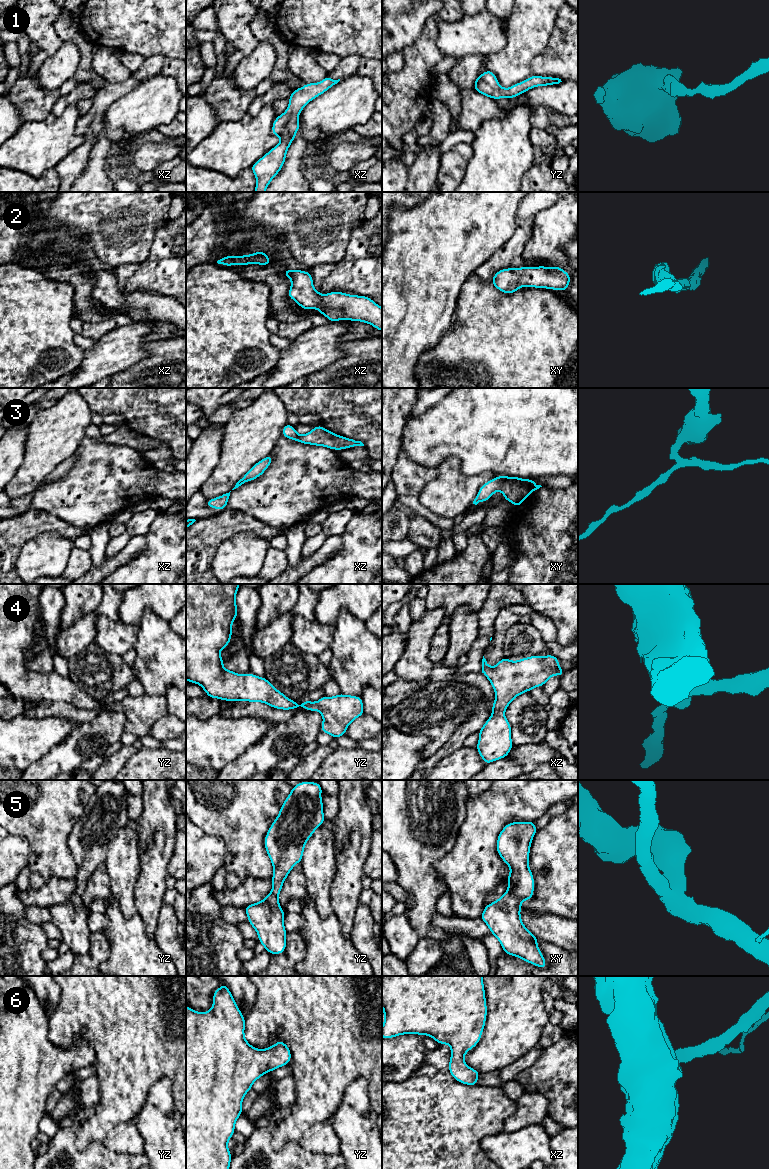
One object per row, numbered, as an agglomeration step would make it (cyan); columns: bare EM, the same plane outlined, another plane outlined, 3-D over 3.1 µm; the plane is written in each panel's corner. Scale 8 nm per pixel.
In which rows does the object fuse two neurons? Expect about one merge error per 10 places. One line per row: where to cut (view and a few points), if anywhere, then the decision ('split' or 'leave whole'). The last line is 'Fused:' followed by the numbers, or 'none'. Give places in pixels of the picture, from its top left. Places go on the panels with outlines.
1: cut none; leave whole
2: cut none; leave whole
3: cut none; leave whole
4: cut none; leave whole
5: cut none; leave whole
6: cut none; leave whole
Fused: none

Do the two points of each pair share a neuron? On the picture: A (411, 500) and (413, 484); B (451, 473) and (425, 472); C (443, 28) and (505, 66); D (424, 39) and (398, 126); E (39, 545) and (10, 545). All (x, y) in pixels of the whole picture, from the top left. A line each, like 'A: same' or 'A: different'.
A: different
B: different
C: different
D: same
E: different

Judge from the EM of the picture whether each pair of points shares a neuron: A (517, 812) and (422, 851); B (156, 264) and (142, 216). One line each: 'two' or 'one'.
A: two
B: two

